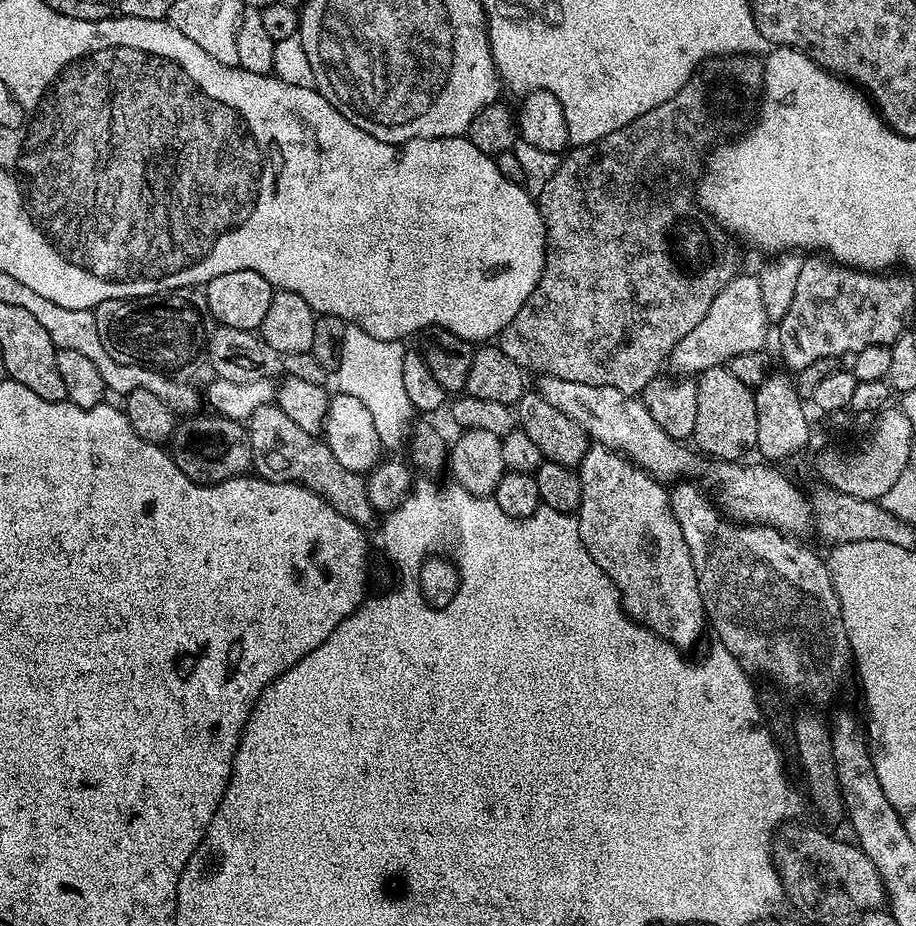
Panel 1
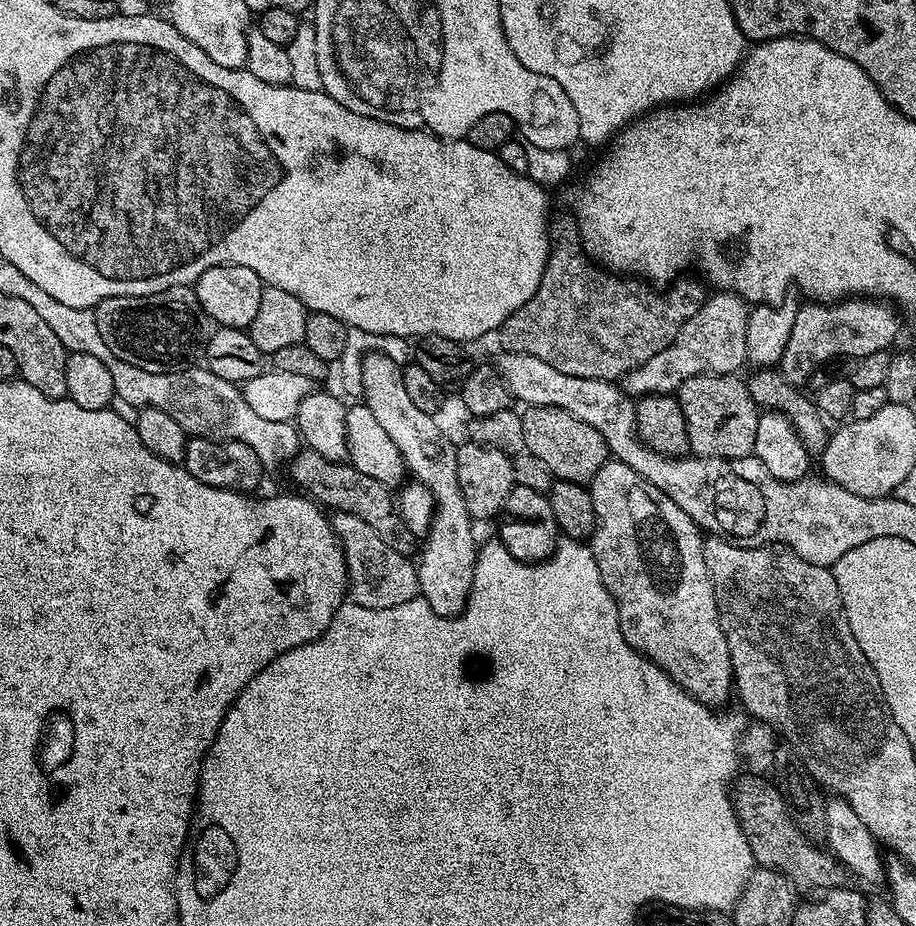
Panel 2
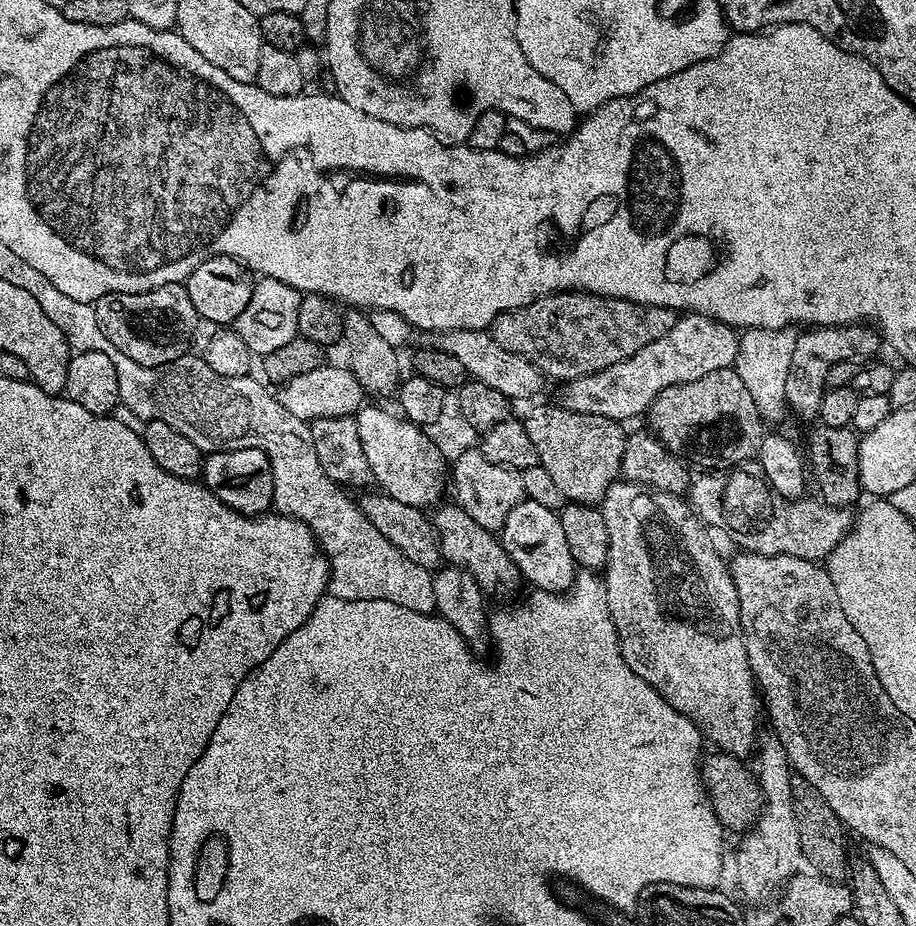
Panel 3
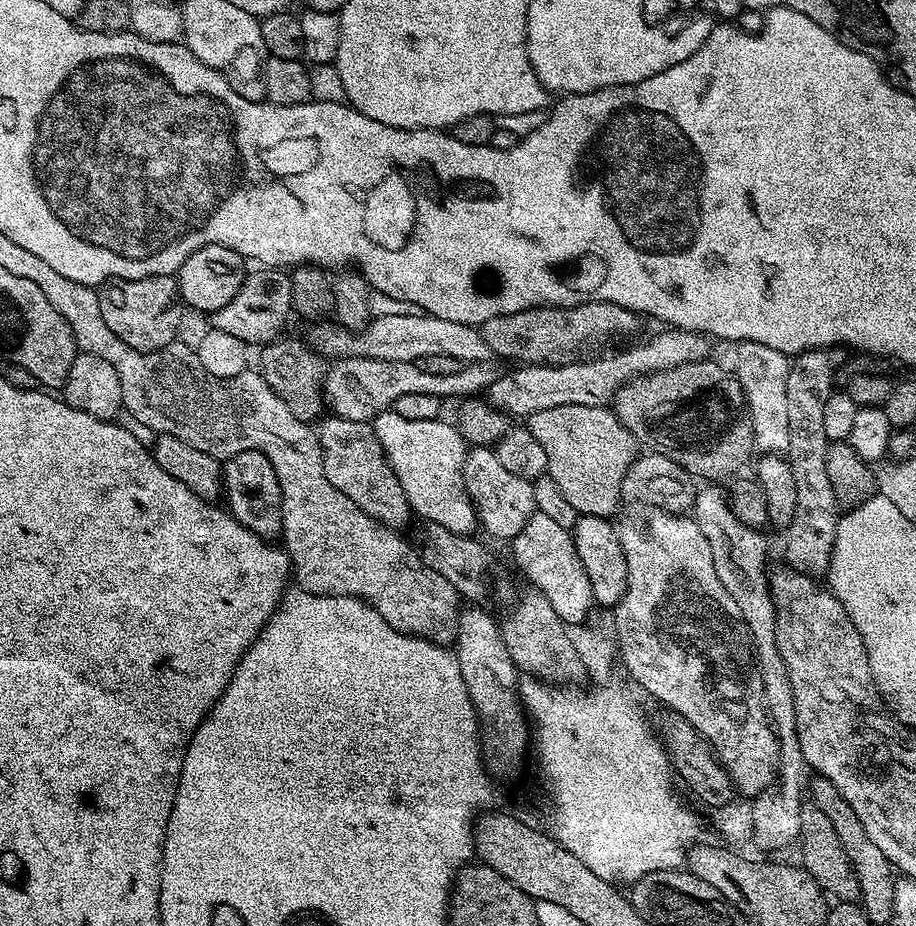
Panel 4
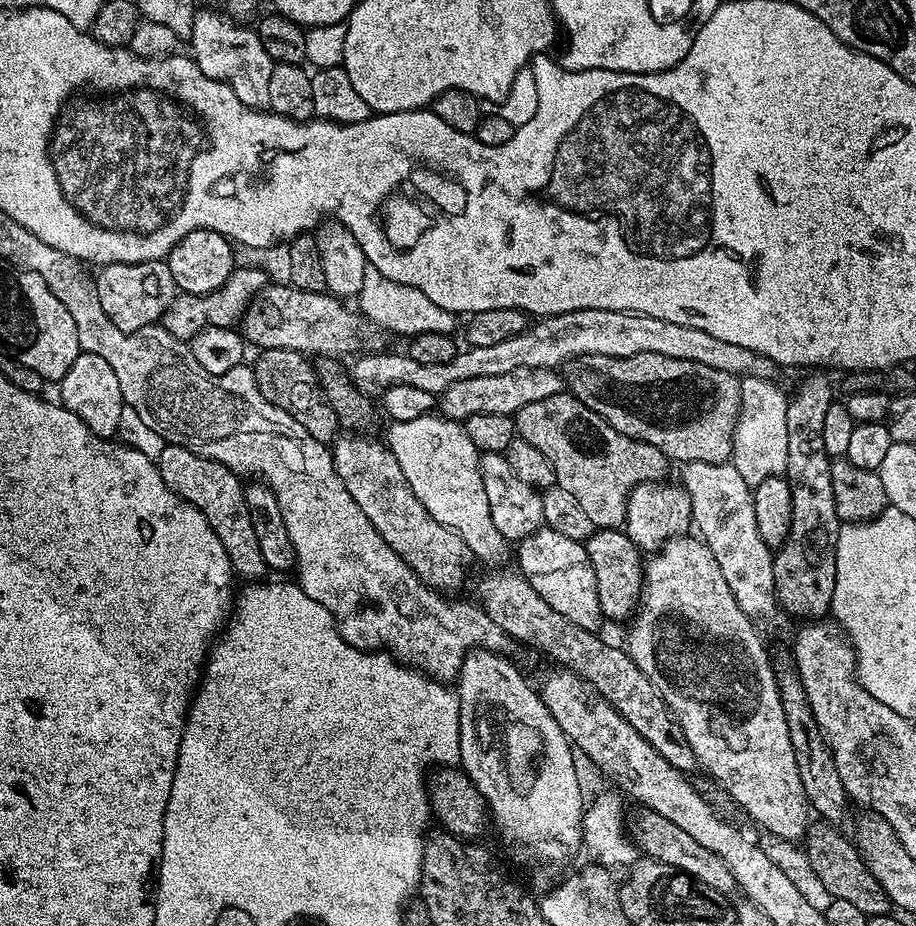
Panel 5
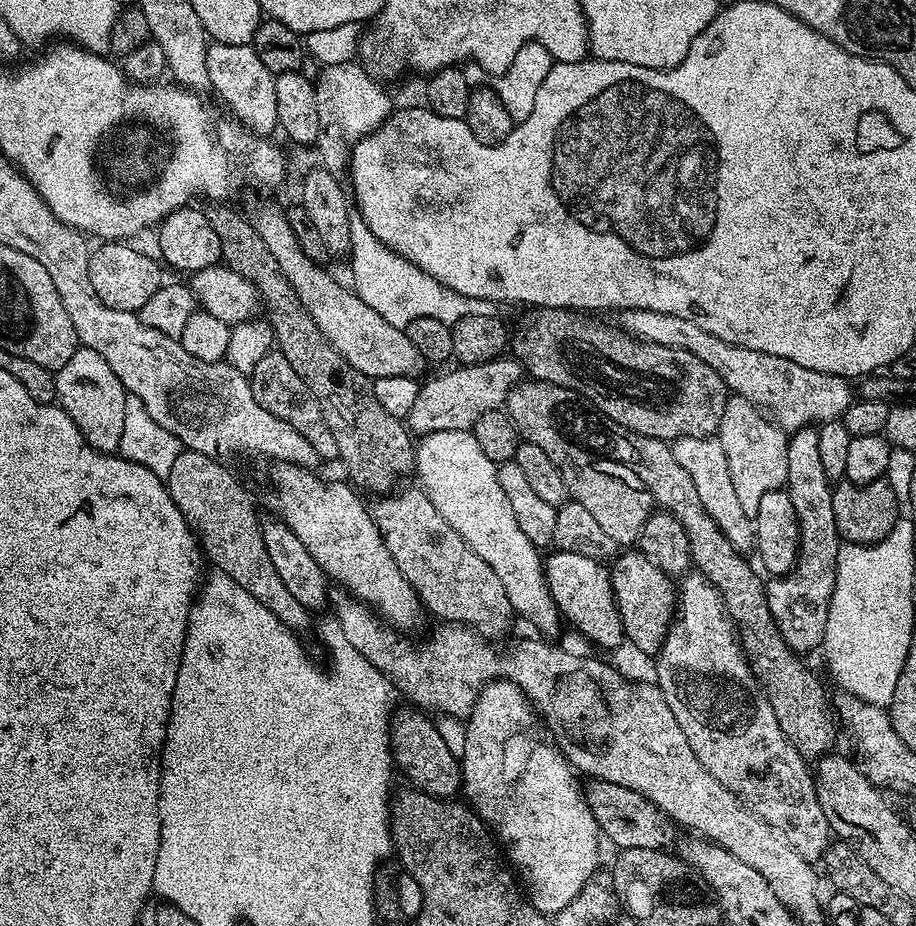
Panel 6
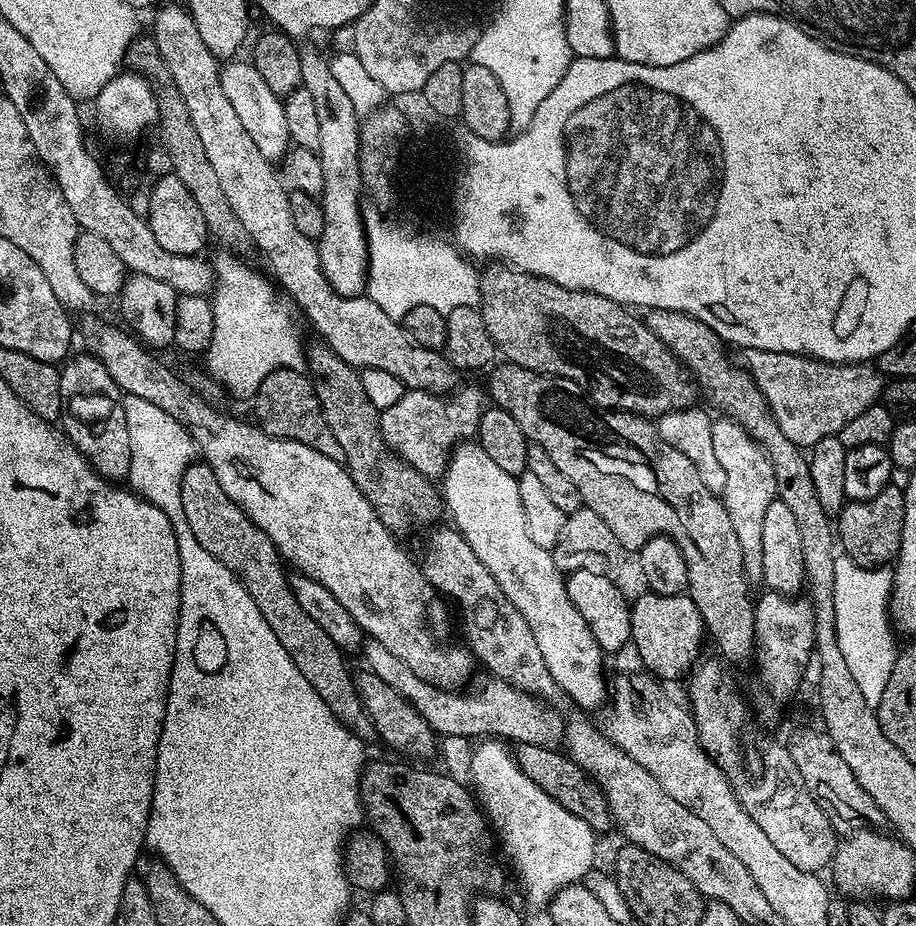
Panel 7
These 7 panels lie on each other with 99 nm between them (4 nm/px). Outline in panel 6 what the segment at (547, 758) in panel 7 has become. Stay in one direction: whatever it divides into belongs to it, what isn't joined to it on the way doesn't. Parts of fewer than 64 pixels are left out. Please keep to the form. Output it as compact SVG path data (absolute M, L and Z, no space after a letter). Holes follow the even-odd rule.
M589 779L583 785L584 800L594 814L594 822L598 822L601 833L616 843L617 849L641 848L642 850L668 850L672 844L672 828L674 822L652 800L648 800L641 792L630 790L621 784L605 780Z

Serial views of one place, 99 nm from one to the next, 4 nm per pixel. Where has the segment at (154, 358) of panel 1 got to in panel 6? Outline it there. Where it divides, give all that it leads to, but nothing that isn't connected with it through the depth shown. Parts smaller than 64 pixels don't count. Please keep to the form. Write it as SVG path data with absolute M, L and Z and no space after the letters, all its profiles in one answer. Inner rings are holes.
M104 242L96 246L100 248L93 247L88 258L90 286L94 286L94 294L98 294L106 306L123 312L139 313L140 308L146 306L146 298L151 298L165 283L166 276L161 261L155 255L147 256L132 246L128 242Z

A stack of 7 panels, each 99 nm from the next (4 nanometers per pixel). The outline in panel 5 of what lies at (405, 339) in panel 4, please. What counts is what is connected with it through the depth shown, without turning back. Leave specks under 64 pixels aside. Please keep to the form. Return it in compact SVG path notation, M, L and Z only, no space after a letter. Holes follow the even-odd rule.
M272 282L245 310L242 335L256 350L281 348L302 352L309 358L344 358L347 352L359 353L363 344L371 342L373 332L359 311L352 309L351 312L344 304L347 303L327 291L307 292L293 288L287 282Z

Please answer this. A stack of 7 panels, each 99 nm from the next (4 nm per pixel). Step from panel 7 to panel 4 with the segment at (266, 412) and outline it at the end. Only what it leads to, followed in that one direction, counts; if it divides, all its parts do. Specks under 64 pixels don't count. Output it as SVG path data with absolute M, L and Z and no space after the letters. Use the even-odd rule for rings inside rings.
M277 338L270 344L263 345L259 349L260 365L258 371L264 377L264 381L270 386L286 406L305 422L316 422L321 419L320 411L326 408L324 397L324 378L328 372L329 365L325 357L321 356L311 343L300 340L284 340Z

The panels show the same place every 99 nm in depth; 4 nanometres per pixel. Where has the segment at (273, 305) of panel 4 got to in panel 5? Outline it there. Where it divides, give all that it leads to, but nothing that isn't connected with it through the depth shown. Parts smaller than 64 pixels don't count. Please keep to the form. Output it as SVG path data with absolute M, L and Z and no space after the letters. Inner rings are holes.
M238 266L230 274L224 287L210 294L190 294L185 292L177 295L171 306L164 312L162 326L169 334L179 340L190 342L194 334L207 328L236 328L243 321L244 312L251 306L252 299L265 288L270 277L260 268L244 268Z

